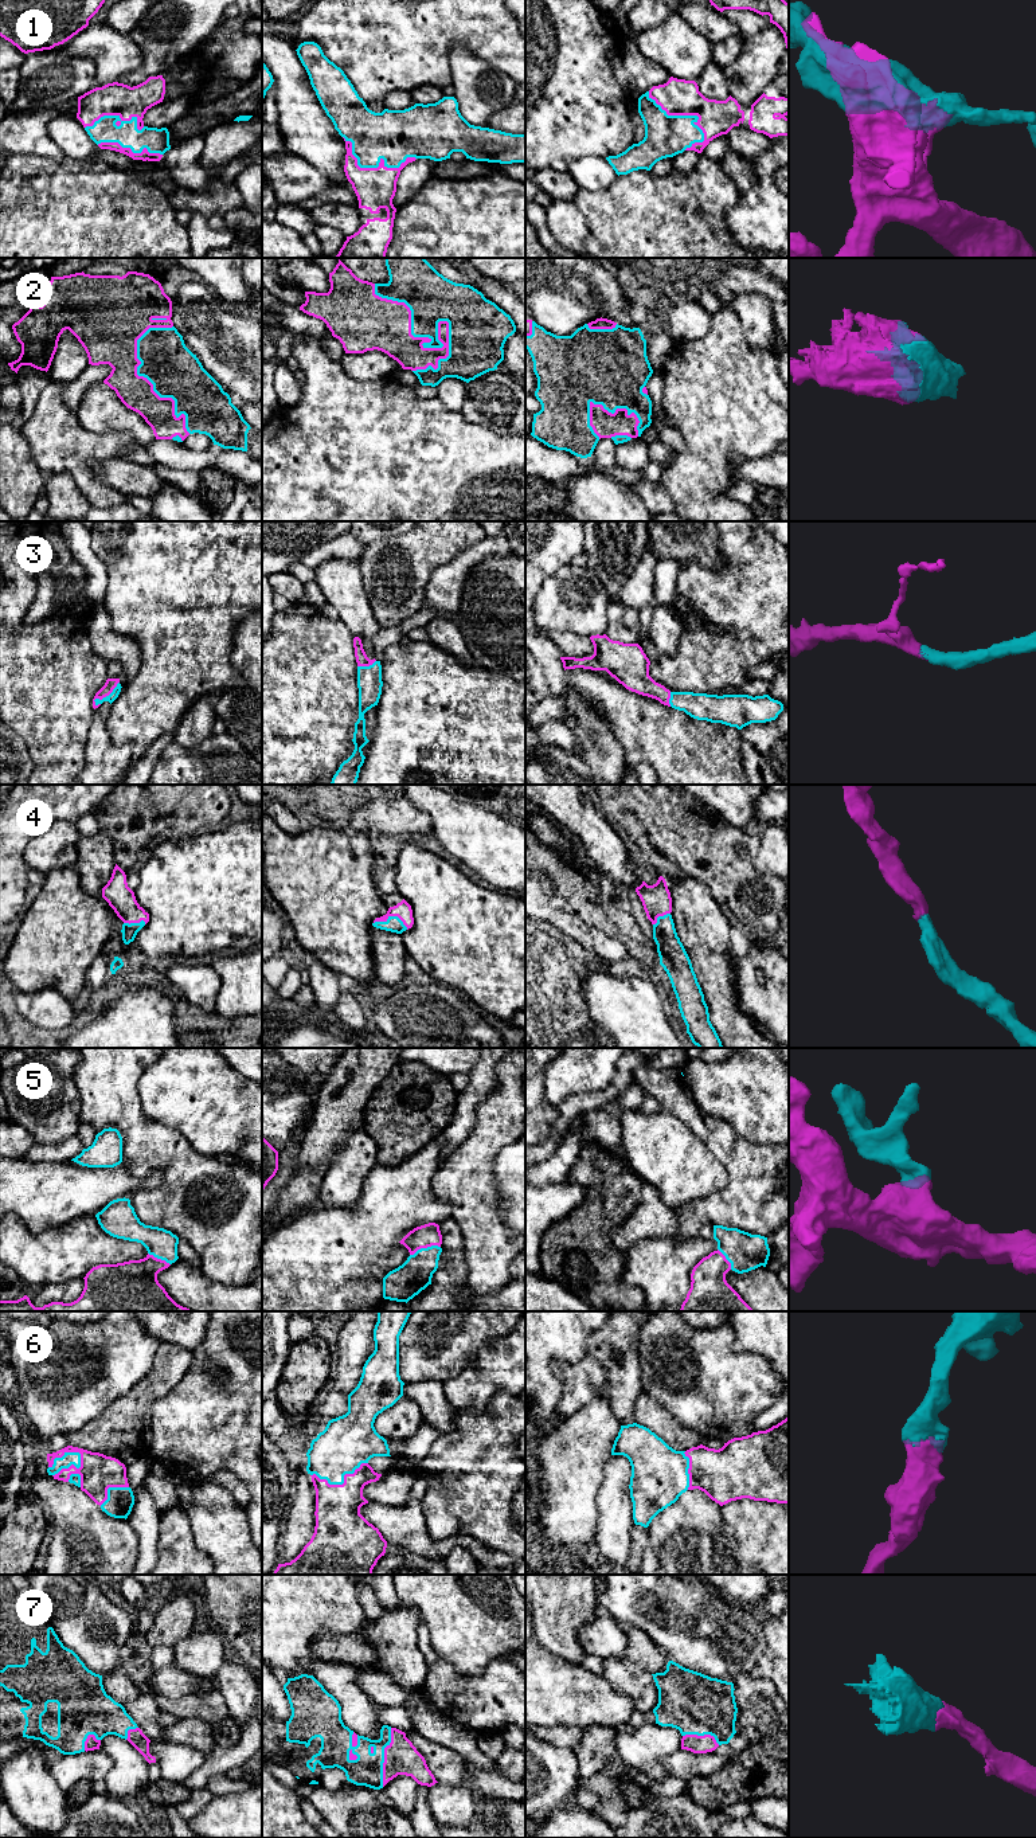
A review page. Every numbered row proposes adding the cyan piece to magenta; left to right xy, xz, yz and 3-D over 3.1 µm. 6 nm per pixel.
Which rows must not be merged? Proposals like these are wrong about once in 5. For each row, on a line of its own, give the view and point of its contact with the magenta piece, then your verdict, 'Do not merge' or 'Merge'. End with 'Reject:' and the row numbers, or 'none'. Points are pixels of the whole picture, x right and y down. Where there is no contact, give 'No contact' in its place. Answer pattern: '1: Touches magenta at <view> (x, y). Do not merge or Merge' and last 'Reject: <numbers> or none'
1: Touches magenta at yz (683, 114). Merge
2: Touches magenta at xz (426, 348). Merge
3: Touches magenta at xy (105, 696). Merge
4: Touches magenta at xz (391, 915). Merge
5: Touches magenta at xz (425, 1247). Merge
6: Touches magenta at xy (71, 1465). Merge
7: Touches magenta at xz (384, 1758). Merge
Reject: none

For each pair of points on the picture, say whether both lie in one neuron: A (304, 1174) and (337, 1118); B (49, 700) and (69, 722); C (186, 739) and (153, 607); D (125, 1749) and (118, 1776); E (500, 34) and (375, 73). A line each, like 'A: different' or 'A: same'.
A: same
B: same
C: different
D: same
E: same

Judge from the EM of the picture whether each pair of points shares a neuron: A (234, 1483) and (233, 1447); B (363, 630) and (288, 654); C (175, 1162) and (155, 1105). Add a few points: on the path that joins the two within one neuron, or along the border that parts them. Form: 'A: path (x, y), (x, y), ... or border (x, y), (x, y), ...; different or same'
A: border (208, 1478), (219, 1470), (230, 1470), (247, 1490); different
B: border (339, 618), (354, 637); different
C: border (140, 1102), (148, 1118), (174, 1127), (188, 1142); different

